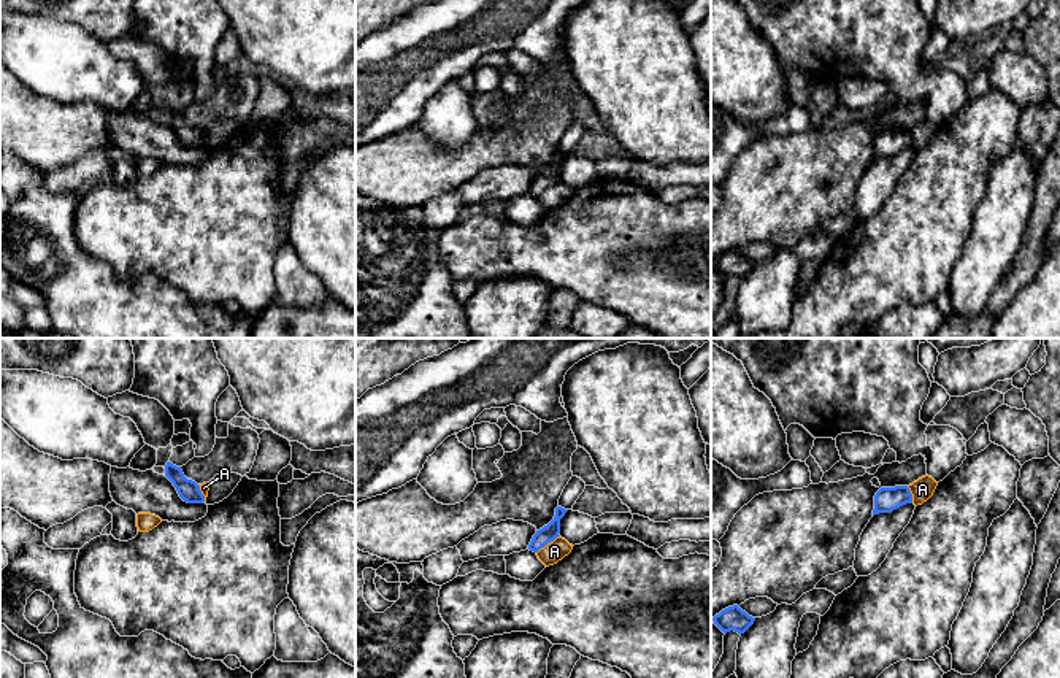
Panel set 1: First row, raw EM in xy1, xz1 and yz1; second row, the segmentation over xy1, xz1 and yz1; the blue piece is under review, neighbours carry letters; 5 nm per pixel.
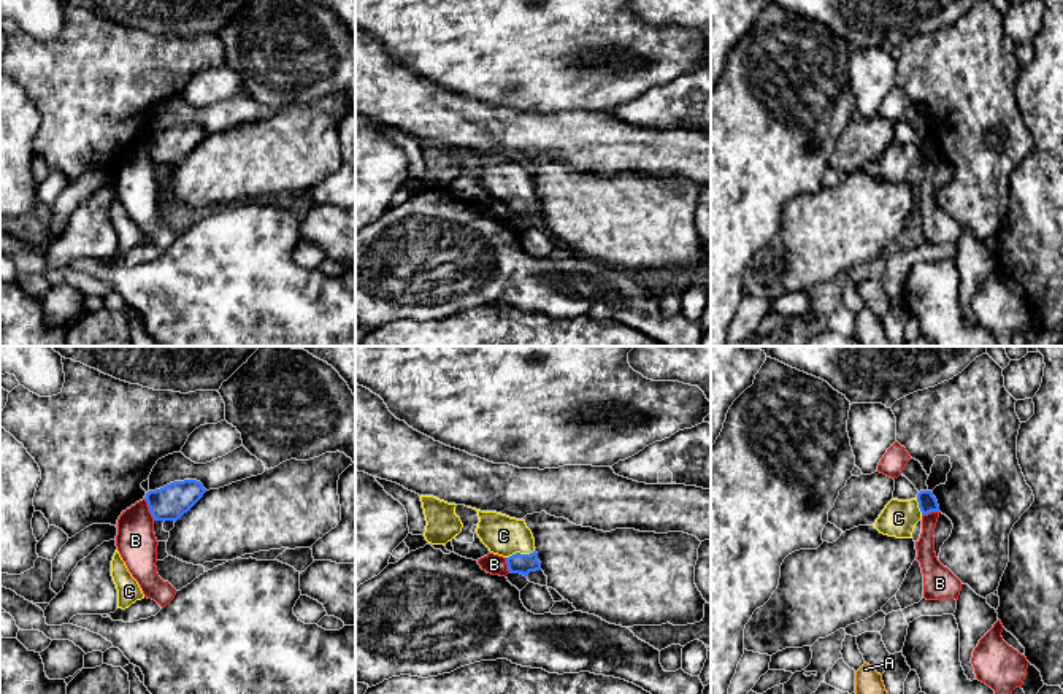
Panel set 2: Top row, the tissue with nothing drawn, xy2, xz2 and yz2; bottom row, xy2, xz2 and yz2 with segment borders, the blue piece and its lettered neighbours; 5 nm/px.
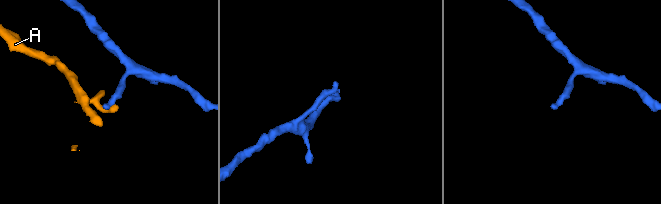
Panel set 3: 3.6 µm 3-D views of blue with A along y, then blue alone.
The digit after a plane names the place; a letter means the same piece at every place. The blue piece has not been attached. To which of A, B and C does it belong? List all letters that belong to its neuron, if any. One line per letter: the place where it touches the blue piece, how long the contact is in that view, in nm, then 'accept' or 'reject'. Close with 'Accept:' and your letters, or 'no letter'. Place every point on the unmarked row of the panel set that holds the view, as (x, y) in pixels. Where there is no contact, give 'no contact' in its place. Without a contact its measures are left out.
A: xz1 (548, 186) | 150 nm | reject
B: xy2 (149, 153) | 130 nm | reject
C: xz2 (519, 197) | 160 nm | accept
Accept: C

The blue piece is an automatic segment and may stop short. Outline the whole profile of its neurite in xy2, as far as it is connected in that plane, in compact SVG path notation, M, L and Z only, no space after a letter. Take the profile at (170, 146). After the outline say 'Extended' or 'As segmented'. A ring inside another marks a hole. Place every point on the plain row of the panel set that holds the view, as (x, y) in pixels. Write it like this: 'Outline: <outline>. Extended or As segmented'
Outline: M197 124L170 127L160 133L149 135L146 146L154 165L178 165L206 137Z. As segmented

